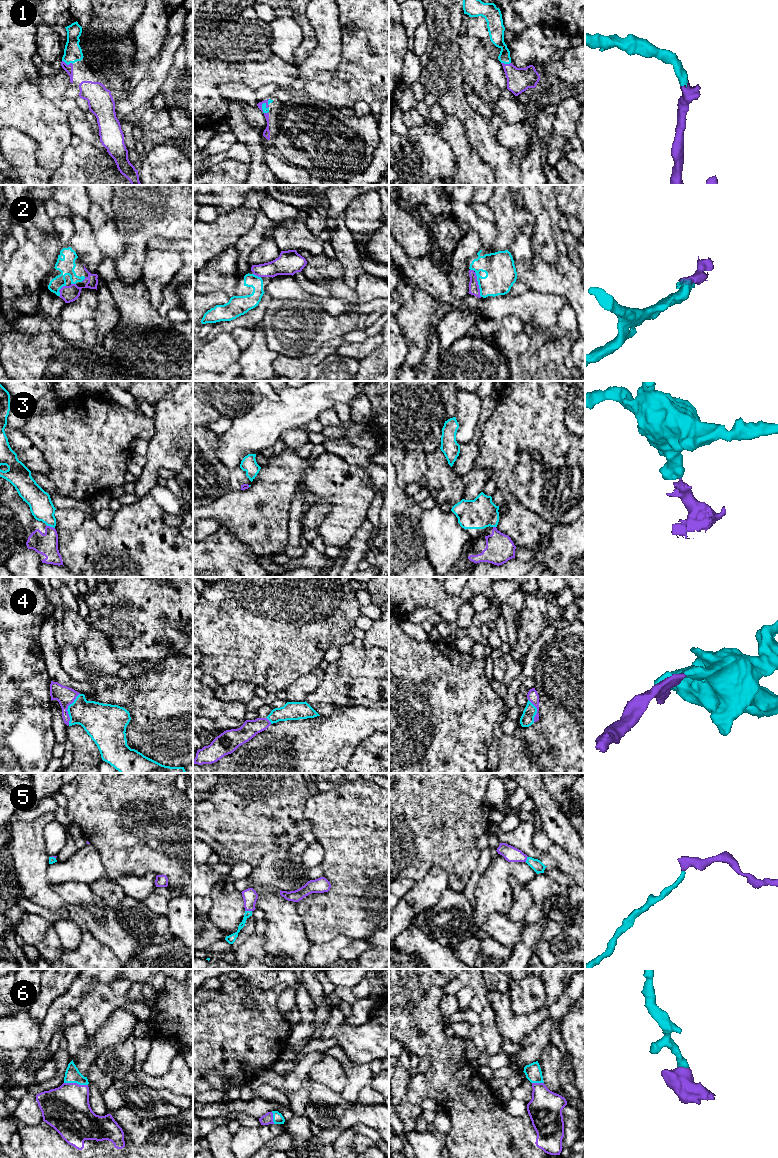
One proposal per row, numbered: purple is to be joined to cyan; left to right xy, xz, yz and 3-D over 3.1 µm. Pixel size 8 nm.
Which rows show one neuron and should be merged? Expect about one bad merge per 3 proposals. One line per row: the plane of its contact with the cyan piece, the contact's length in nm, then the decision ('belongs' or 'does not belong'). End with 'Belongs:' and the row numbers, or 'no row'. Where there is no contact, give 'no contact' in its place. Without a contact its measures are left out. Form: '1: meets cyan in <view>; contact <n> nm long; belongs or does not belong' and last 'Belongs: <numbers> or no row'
1: meets cyan in xy; contact 90 nm long; belongs
2: meets cyan in yz; contact 200 nm long; belongs
3: meets cyan in xy; contact 80 nm long; does not belong
4: meets cyan in xy; contact 280 nm long; belongs
5: meets cyan in xz; contact 60 nm long; belongs
6: meets cyan in xy; contact 190 nm long; belongs
Belongs: 1, 2, 4, 5, 6

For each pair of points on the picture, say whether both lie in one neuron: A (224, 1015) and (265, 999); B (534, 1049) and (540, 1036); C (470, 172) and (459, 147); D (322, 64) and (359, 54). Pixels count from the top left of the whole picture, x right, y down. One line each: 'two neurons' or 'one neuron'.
A: one neuron
B: one neuron
C: one neuron
D: two neurons

